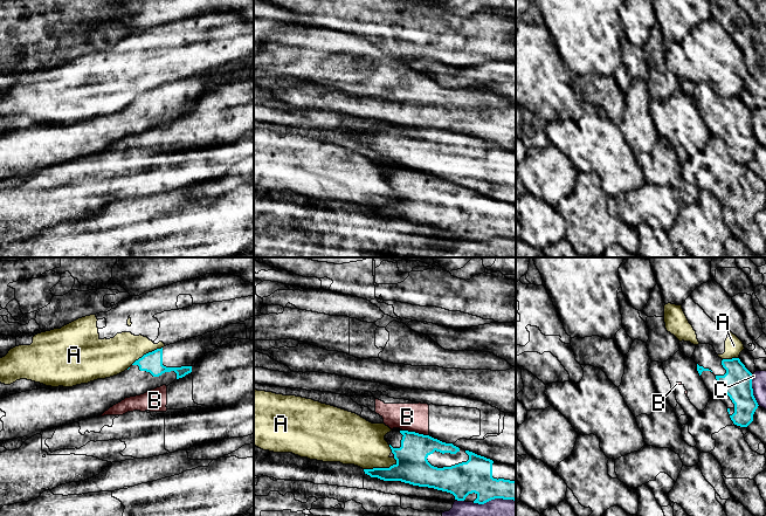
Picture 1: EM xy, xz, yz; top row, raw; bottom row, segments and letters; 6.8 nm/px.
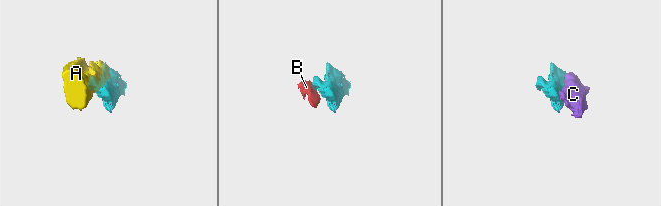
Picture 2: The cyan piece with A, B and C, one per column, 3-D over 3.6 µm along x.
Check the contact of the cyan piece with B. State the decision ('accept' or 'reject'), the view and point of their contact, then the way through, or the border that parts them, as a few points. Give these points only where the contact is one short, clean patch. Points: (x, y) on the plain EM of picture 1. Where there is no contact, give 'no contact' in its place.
reject; contact xz (414, 170); border xz (402, 167), (428, 173)

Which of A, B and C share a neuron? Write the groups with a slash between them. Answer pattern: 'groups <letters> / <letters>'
groups A / B / C

